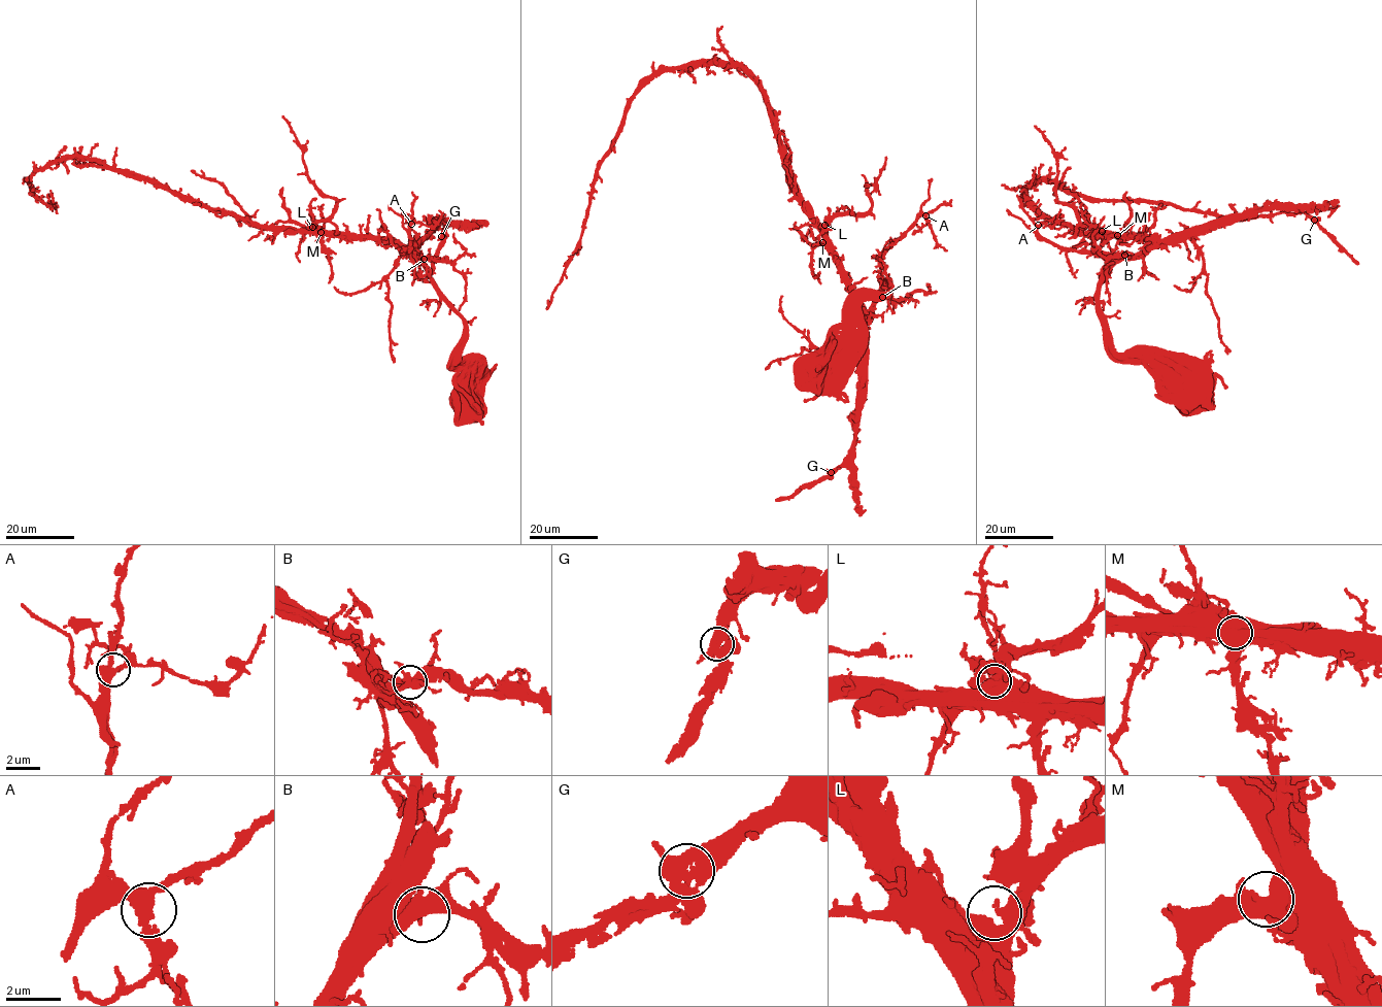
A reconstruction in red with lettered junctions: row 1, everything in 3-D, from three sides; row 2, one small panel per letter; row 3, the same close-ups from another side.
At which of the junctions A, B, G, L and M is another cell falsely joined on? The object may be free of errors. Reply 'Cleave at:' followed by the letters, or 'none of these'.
Cleave at: none of these

